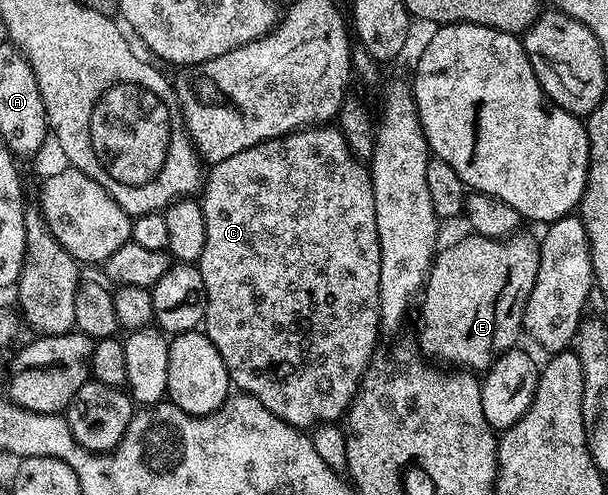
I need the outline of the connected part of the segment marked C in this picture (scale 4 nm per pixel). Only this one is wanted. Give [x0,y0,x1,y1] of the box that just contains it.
[196,126,380,430]

